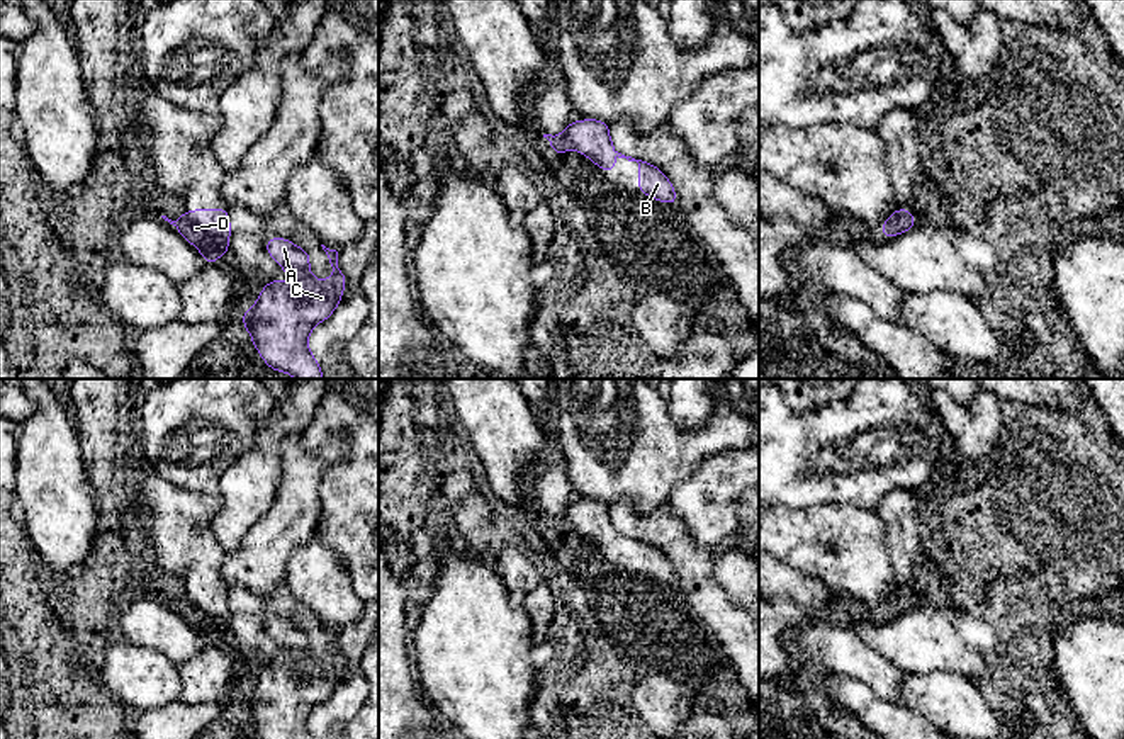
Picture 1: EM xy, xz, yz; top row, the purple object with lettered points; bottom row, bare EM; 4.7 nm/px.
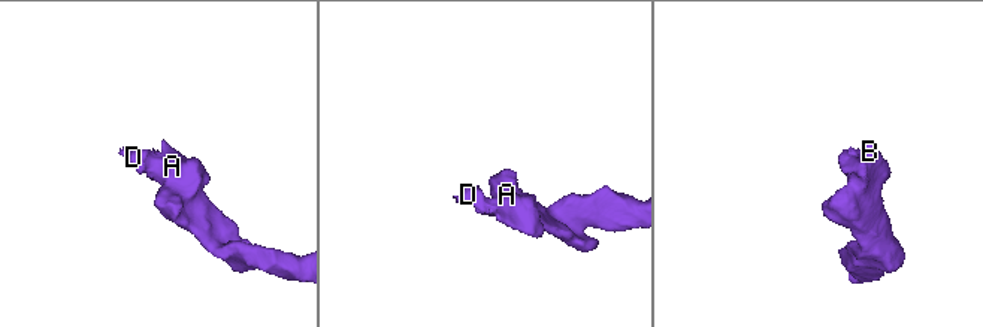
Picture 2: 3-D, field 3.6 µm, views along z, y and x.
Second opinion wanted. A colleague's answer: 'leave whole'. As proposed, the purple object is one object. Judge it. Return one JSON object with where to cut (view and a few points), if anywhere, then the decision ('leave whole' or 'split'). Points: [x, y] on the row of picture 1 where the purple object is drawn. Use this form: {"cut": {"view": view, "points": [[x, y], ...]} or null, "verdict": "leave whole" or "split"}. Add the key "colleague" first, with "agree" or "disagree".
{"colleague": "agree", "cut": null, "verdict": "leave whole"}

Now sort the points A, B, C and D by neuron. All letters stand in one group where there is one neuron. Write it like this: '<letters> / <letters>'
A B C D

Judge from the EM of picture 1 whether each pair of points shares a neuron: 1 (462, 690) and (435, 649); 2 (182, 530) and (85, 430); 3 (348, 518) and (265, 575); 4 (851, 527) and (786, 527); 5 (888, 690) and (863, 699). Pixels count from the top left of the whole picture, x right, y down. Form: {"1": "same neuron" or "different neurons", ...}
{"1": "same neuron", "2": "same neuron", "3": "different neurons", "4": "same neuron", "5": "different neurons"}

